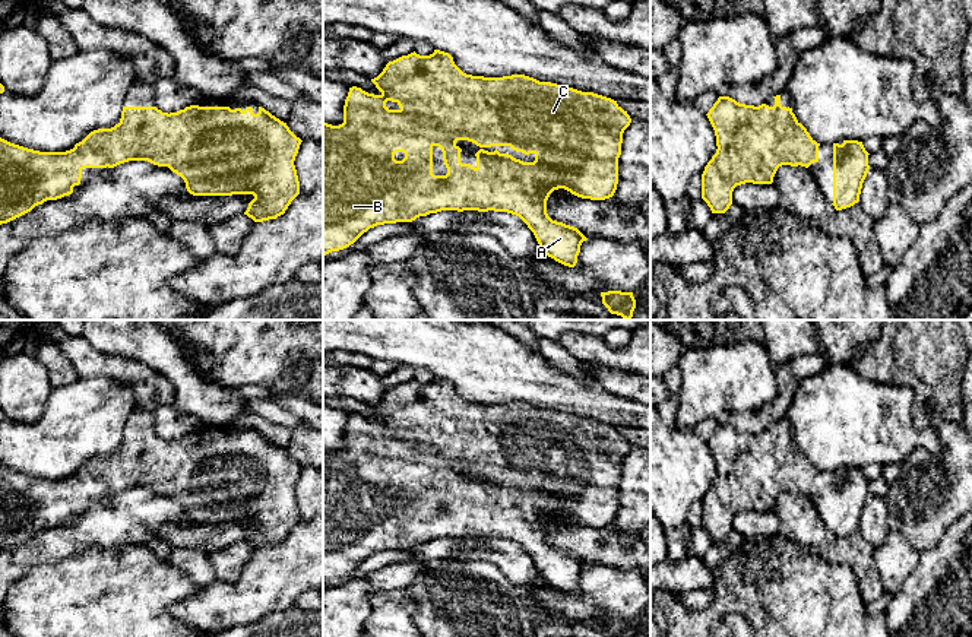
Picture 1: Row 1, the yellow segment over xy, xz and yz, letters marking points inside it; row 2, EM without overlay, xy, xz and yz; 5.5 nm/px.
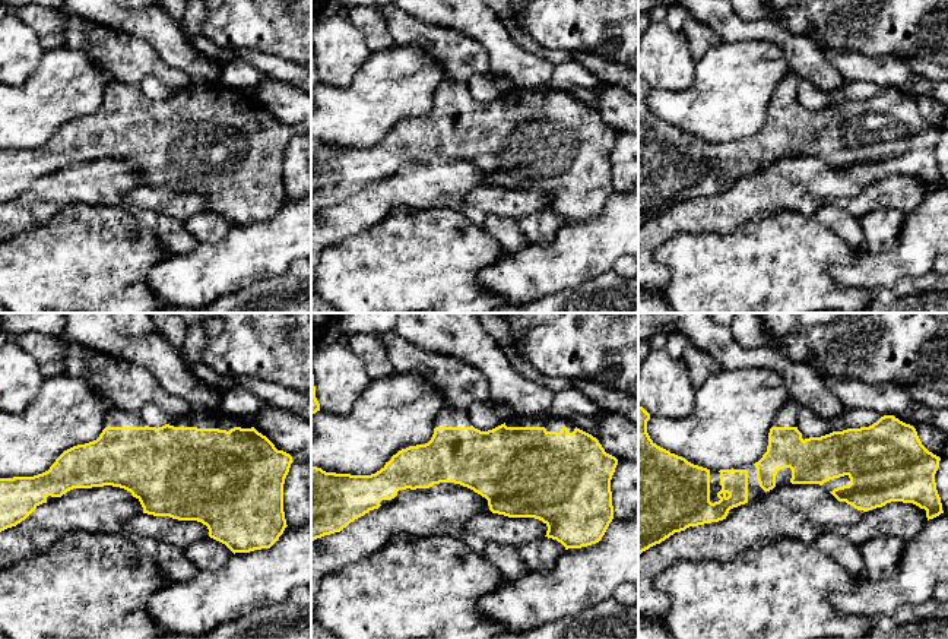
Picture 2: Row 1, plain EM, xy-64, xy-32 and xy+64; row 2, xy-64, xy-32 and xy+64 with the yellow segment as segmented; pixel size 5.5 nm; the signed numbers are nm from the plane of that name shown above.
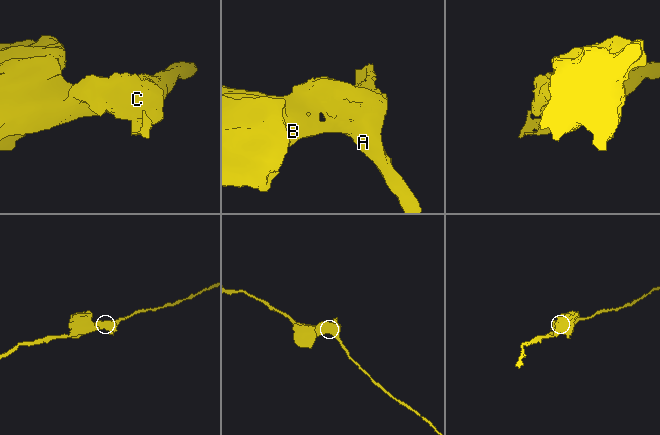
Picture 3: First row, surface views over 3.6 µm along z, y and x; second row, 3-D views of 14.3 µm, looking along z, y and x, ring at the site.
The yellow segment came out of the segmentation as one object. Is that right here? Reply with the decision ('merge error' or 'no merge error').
no merge error

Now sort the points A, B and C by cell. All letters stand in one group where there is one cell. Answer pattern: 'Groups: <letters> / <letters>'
Groups: A B C

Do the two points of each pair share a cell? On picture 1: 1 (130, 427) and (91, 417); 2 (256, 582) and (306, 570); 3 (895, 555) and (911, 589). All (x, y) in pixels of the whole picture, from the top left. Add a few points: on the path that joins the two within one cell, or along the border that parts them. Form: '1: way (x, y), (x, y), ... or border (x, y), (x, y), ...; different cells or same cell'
1: border (135, 406), (122, 433); different cells
2: way (268, 582), (285, 570), (294, 570); same cell
3: border (920, 552), (920, 561), (914, 571), (895, 595); different cells

